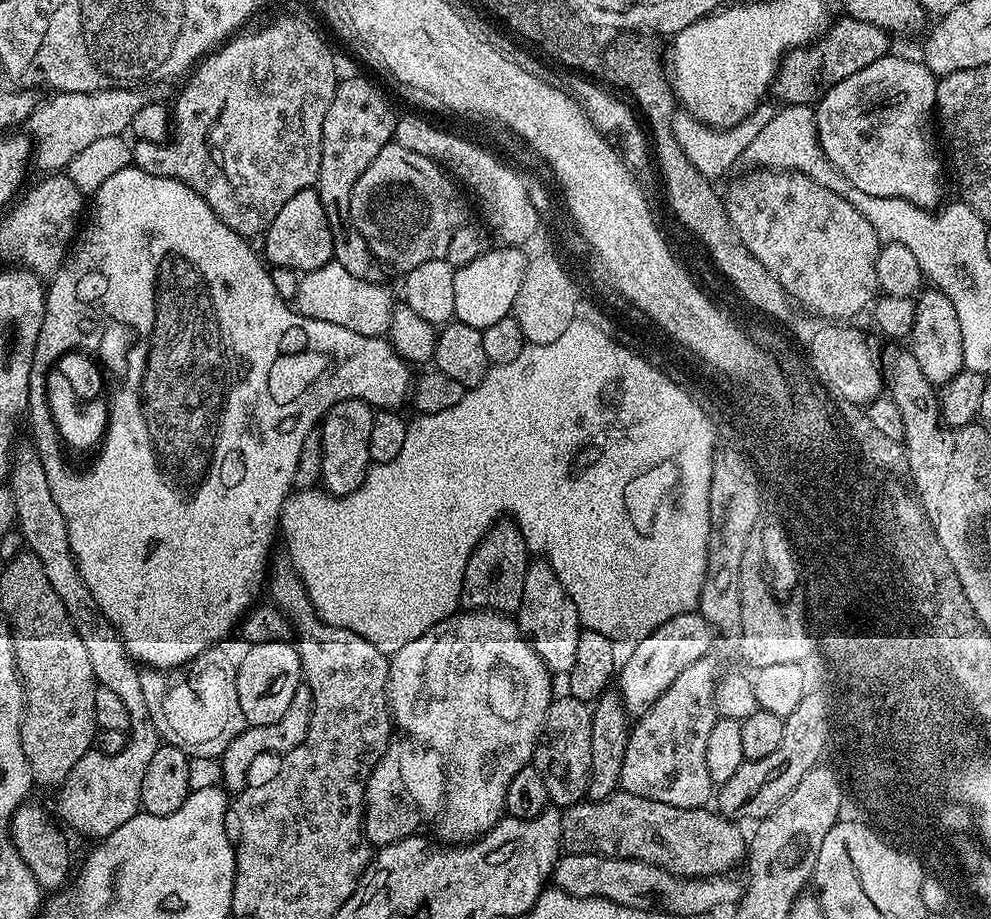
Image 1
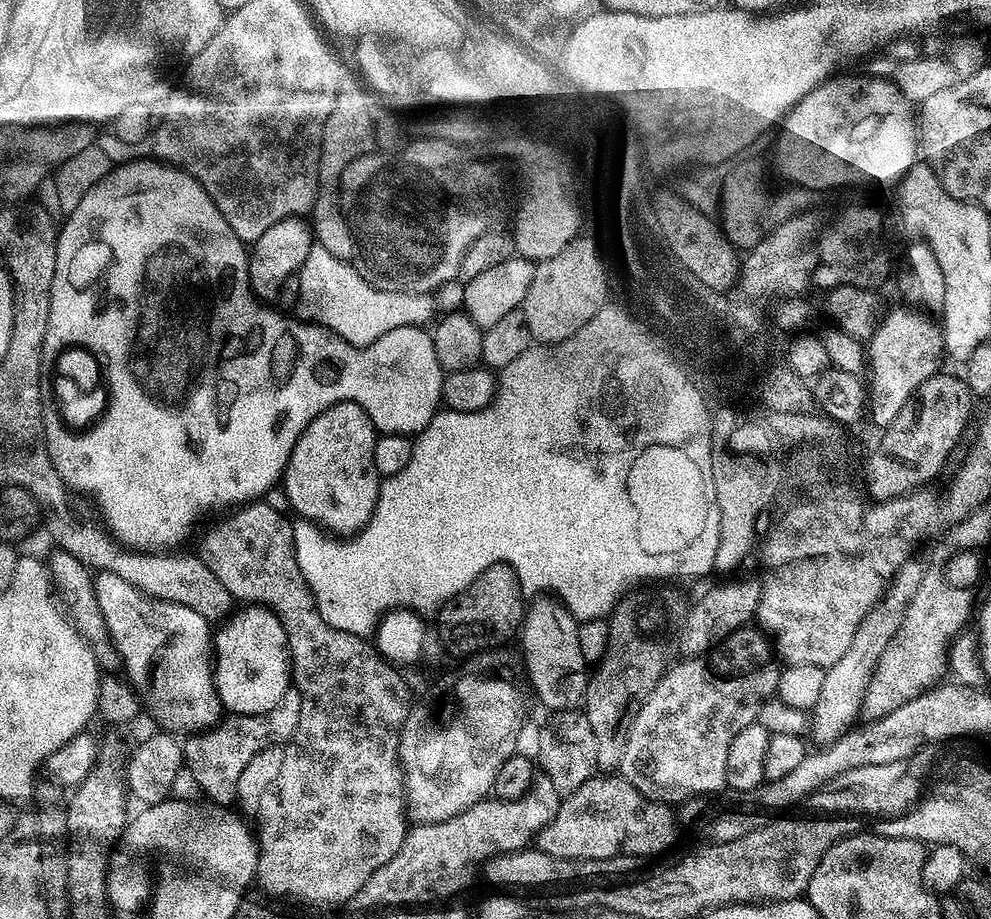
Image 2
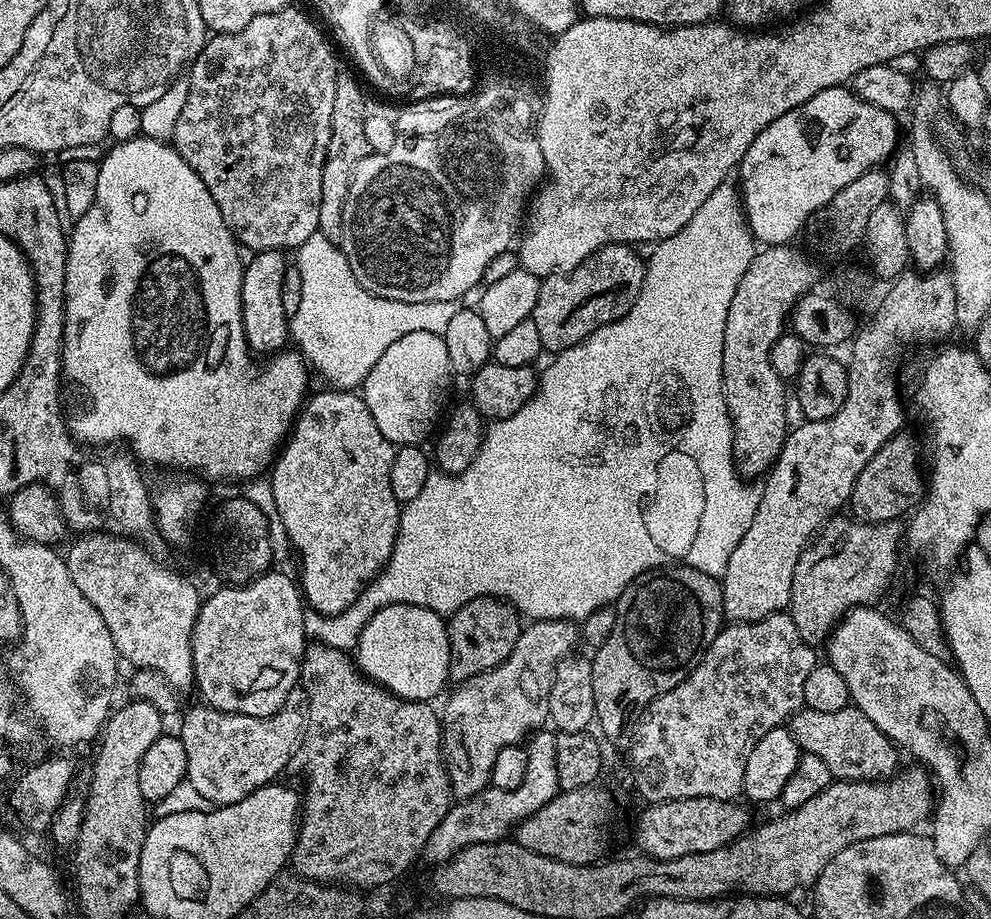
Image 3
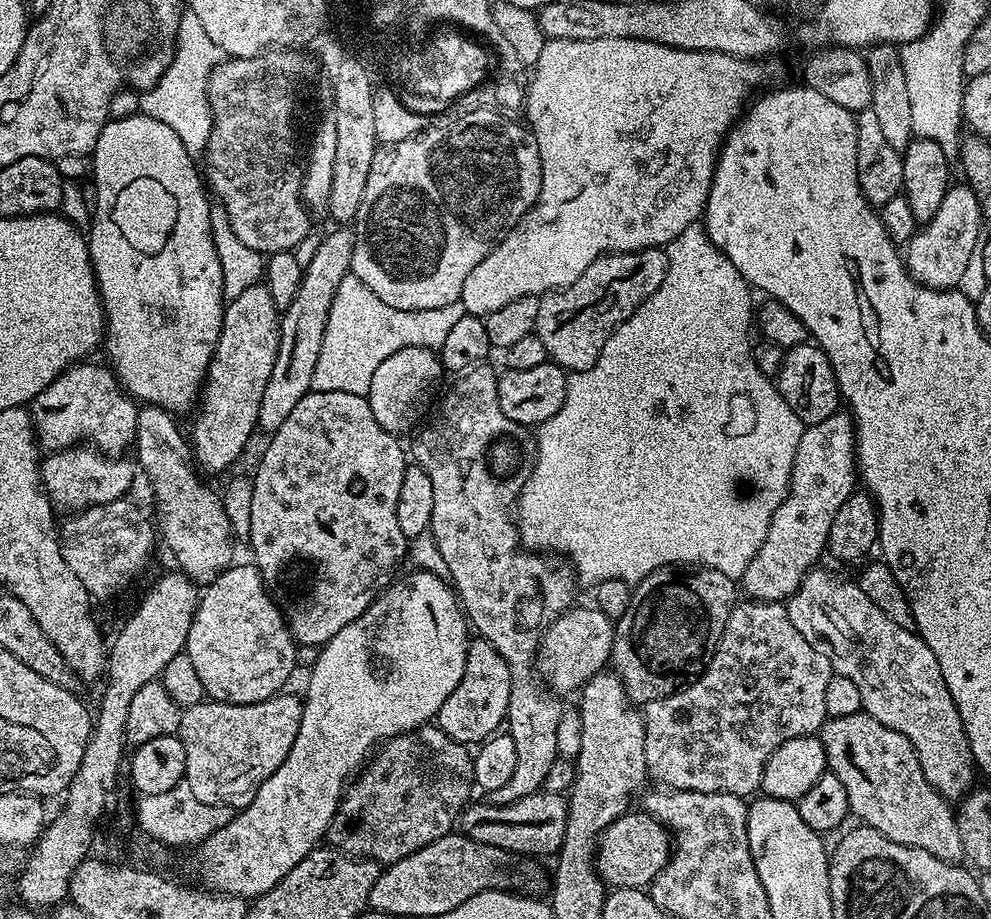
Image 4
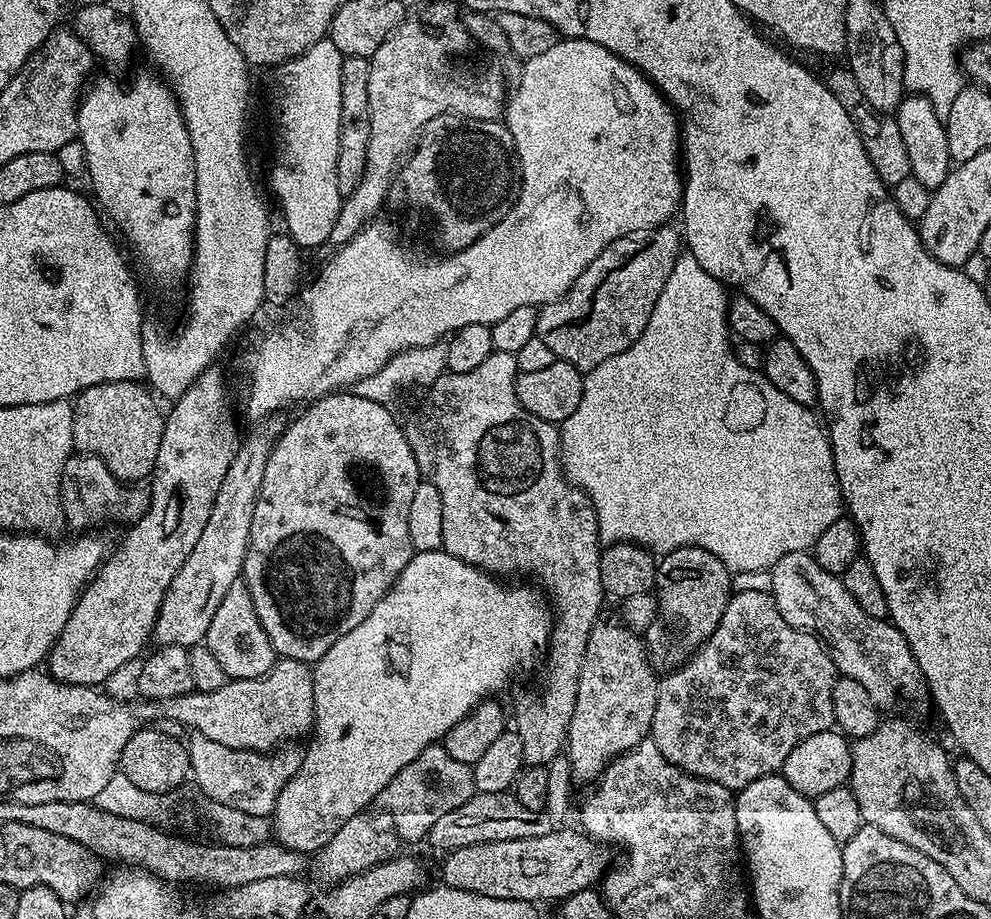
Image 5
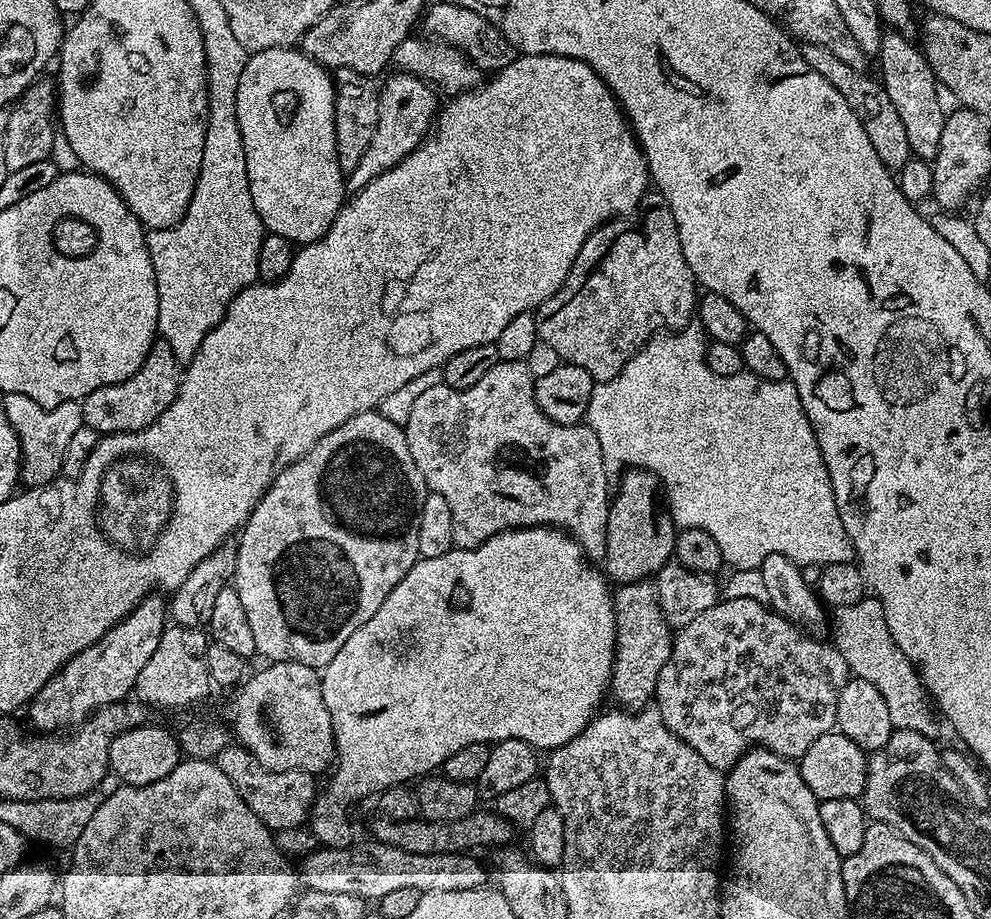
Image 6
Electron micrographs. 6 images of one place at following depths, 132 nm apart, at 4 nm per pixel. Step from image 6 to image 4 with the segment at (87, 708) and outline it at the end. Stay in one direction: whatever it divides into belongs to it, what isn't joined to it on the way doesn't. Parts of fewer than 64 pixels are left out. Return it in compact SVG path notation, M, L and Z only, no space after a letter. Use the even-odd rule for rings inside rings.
M263 282L242 290L242 294L225 303L220 337L208 363L208 374L195 409L196 421L190 432L195 463L204 472L226 471L243 454L252 431L257 431L258 406L262 406L262 394L266 382L270 382L274 358L278 358L279 337L280 313Z

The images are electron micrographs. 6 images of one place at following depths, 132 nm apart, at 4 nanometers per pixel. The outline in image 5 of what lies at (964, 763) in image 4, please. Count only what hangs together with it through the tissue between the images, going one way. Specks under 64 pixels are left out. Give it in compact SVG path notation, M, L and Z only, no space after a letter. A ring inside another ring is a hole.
M811 551L782 554L770 571L770 591L782 618L786 618L790 626L815 636L828 649L837 673L854 678L854 682L862 682L877 708L887 710L896 696L916 700L925 695L924 675L906 638L902 638L887 619L879 620L866 614L866 610L854 602L850 590L846 590L843 579L822 570Z

